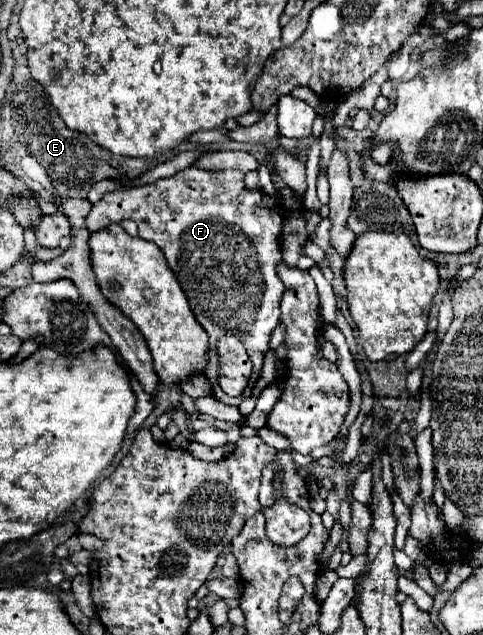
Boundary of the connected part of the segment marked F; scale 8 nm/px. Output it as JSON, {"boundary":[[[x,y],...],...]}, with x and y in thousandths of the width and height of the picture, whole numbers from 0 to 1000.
{"boundary":[[[617,224],[613,239],[571,239],[567,233],[551,233],[551,258],[563,258],[571,280],[563,290],[576,304],[571,309],[542,306],[542,299],[513,299],[505,290],[505,274],[497,268],[418,268],[410,261],[393,261],[385,268],[364,271],[352,280],[335,280],[298,293],[277,293],[261,299],[219,302],[203,321],[190,324],[178,353],[186,365],[211,362],[219,353],[244,353],[253,346],[277,346],[286,353],[286,372],[294,378],[311,378],[327,384],[348,409],[348,419],[364,431],[377,457],[393,476],[393,485],[410,504],[410,510],[431,523],[435,539],[447,539],[460,526],[484,526],[509,548],[513,564],[522,570],[522,595],[505,620],[518,620],[530,605],[547,557],[555,554],[555,539],[563,520],[580,507],[580,469],[588,450],[571,431],[571,419],[584,409],[580,400],[580,369],[588,359],[584,296],[600,296],[617,312],[629,312],[638,296],[634,290],[634,243],[638,230]]]}

